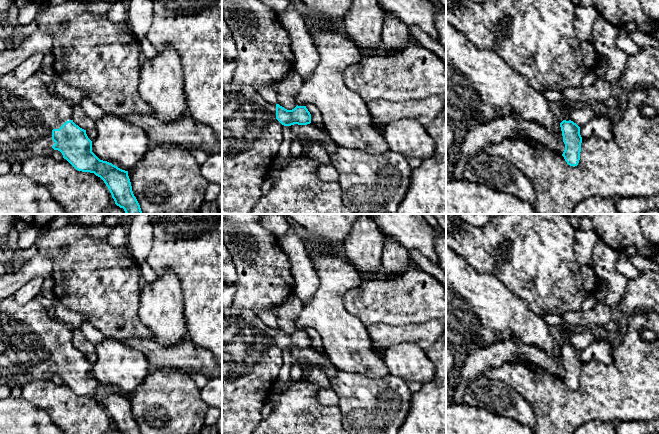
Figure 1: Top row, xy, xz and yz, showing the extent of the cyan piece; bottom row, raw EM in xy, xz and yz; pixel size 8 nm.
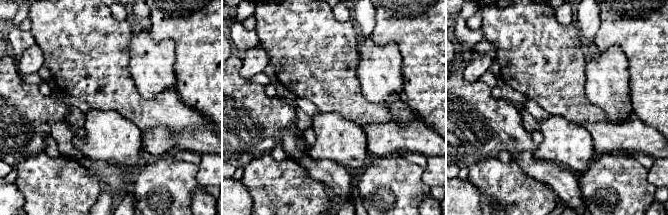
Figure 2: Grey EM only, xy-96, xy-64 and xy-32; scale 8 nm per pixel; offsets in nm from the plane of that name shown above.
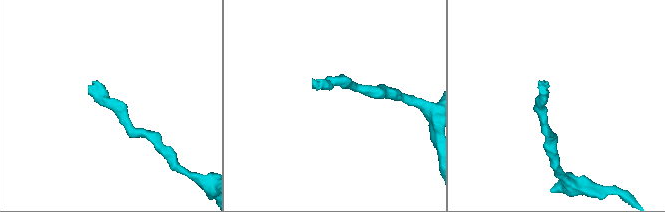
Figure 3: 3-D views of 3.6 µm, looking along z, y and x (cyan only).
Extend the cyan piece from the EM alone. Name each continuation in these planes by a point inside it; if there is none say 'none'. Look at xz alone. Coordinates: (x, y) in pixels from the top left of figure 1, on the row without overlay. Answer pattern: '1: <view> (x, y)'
1: xz (251, 359)

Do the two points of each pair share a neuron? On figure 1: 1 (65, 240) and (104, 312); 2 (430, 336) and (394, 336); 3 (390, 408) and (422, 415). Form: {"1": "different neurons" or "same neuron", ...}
{"1": "same neuron", "2": "same neuron", "3": "different neurons"}

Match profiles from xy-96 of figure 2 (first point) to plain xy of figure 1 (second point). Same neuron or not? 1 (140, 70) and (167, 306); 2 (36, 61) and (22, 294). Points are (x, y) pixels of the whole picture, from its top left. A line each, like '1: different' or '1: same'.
1: same
2: same

